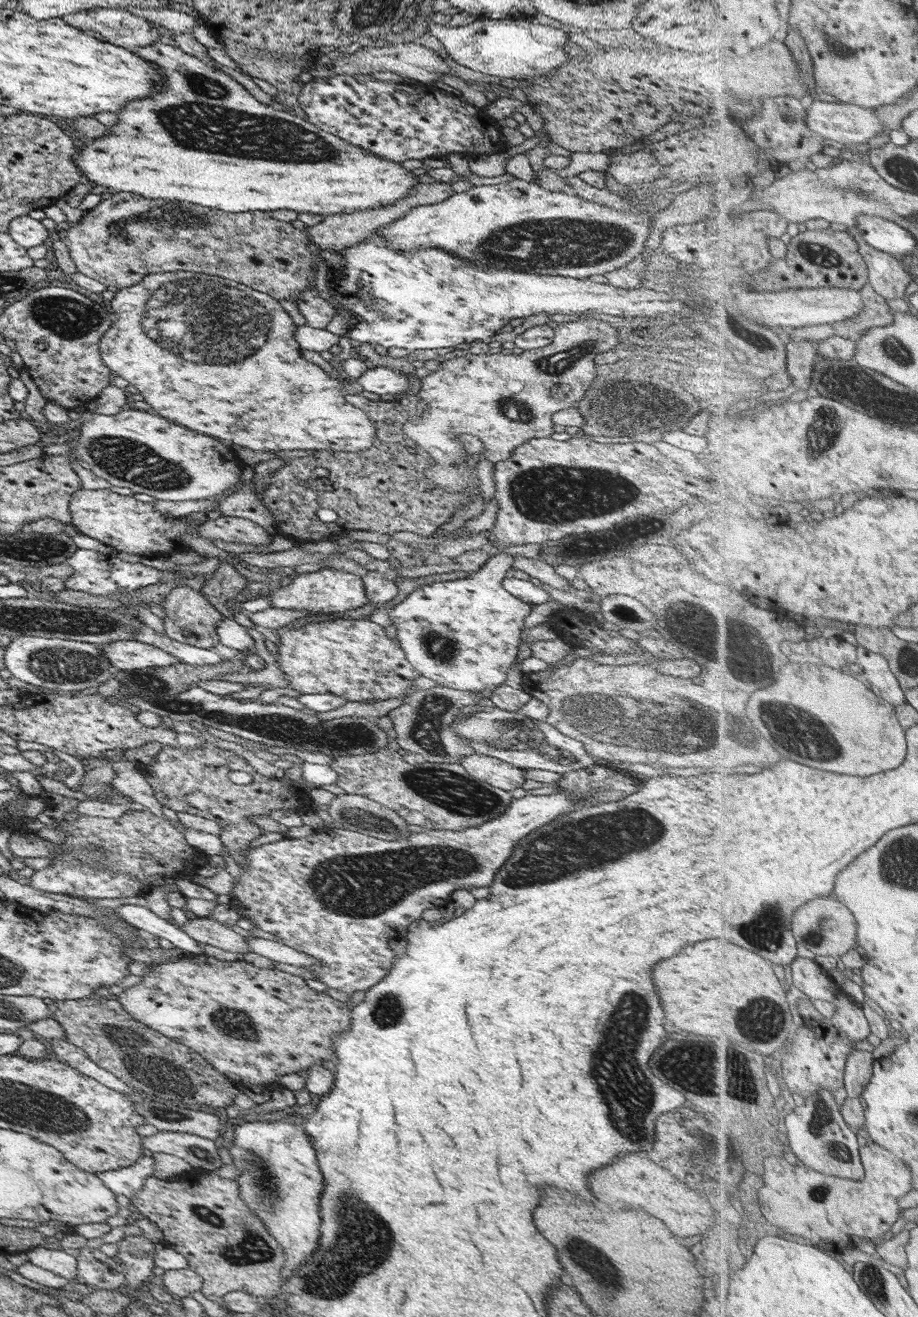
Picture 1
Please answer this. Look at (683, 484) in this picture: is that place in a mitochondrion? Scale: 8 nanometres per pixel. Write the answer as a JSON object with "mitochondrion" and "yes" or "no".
{"mitochondrion":"no"}

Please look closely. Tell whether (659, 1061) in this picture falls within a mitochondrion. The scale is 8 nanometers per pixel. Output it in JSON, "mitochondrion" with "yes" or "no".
{"mitochondrion":"yes"}

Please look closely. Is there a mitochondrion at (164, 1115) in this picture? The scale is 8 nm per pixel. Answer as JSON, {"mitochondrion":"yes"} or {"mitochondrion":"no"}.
{"mitochondrion":"yes"}

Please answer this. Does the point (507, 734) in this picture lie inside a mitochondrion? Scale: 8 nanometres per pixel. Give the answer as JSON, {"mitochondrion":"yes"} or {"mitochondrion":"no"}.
{"mitochondrion":"yes"}

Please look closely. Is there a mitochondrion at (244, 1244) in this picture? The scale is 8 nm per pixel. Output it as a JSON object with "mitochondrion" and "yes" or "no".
{"mitochondrion":"yes"}

